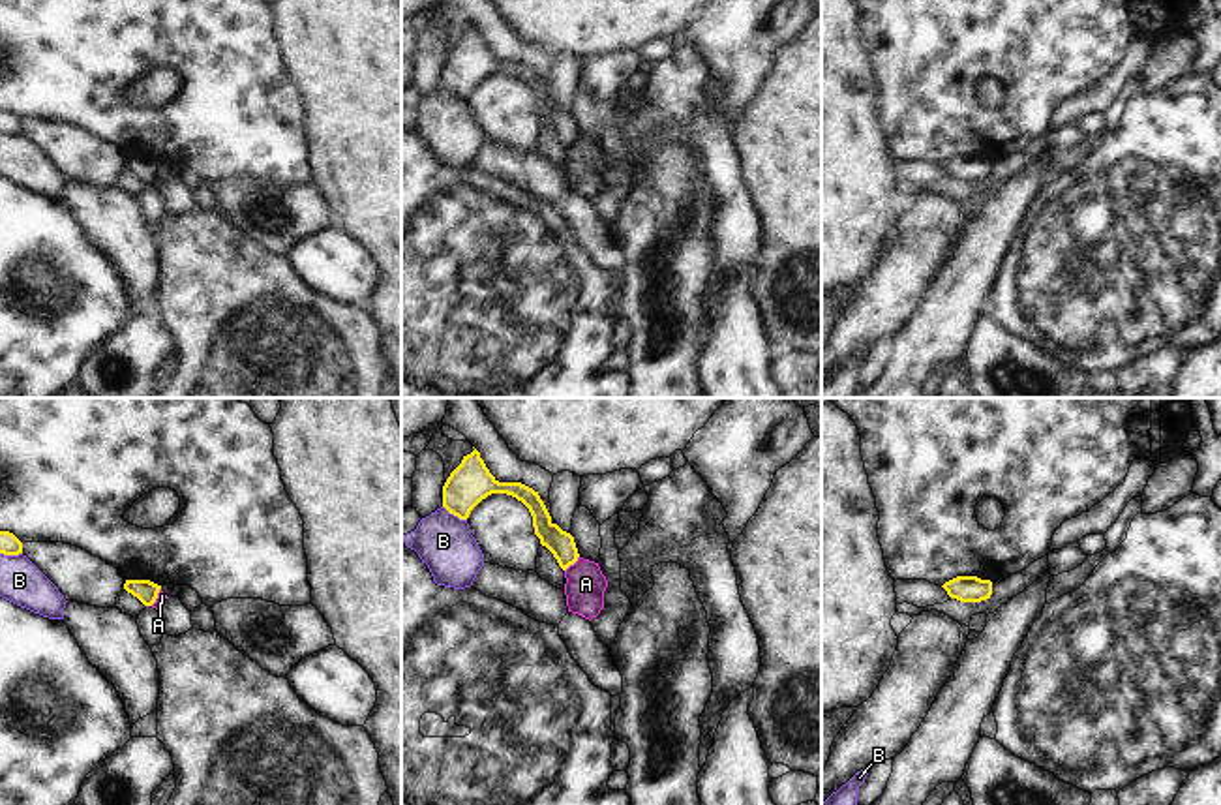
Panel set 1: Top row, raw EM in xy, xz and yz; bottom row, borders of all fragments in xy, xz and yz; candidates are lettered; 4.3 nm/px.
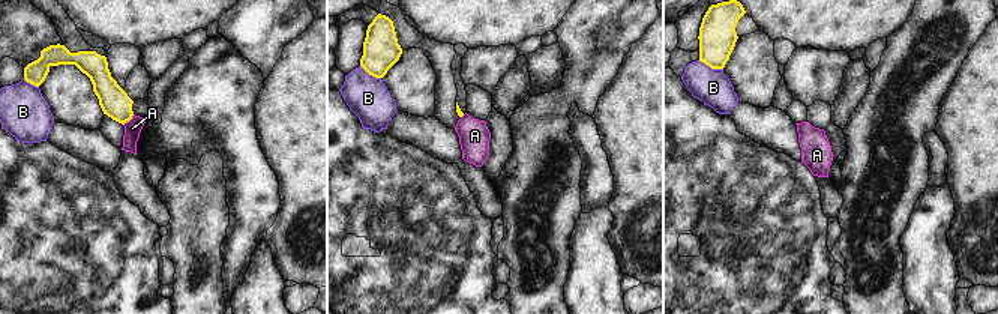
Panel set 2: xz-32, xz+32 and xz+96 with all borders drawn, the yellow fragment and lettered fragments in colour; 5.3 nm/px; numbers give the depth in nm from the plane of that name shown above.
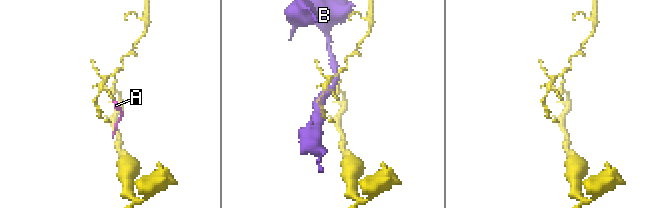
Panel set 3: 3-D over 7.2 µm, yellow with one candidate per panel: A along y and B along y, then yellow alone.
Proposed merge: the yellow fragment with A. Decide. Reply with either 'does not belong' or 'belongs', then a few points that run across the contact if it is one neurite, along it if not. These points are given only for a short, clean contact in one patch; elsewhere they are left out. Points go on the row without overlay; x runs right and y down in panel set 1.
does not belong; line xz (578, 136), (565, 151)

